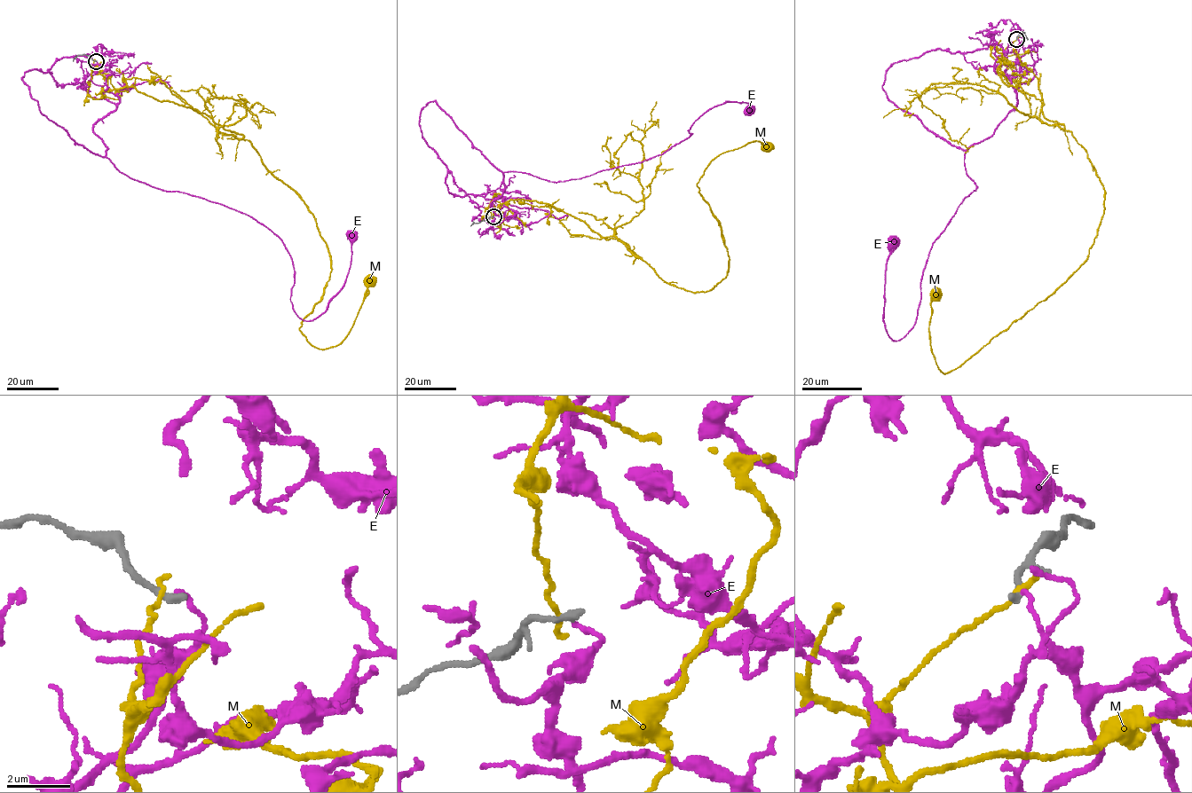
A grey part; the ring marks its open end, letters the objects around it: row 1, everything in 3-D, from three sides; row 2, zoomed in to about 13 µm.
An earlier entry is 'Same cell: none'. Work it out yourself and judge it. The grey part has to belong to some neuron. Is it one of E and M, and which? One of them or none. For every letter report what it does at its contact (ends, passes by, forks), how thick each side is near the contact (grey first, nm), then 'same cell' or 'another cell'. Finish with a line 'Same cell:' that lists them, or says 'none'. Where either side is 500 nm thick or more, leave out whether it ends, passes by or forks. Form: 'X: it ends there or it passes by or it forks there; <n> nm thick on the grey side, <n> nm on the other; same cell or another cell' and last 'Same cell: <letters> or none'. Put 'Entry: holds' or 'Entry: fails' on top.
Entry: holds
E: it ends there; 280 nm thick on the grey side, 140 nm on the other; another cell
M: it ends there; 300 nm thick on the grey side, 180 nm on the other; another cell
Same cell: none

